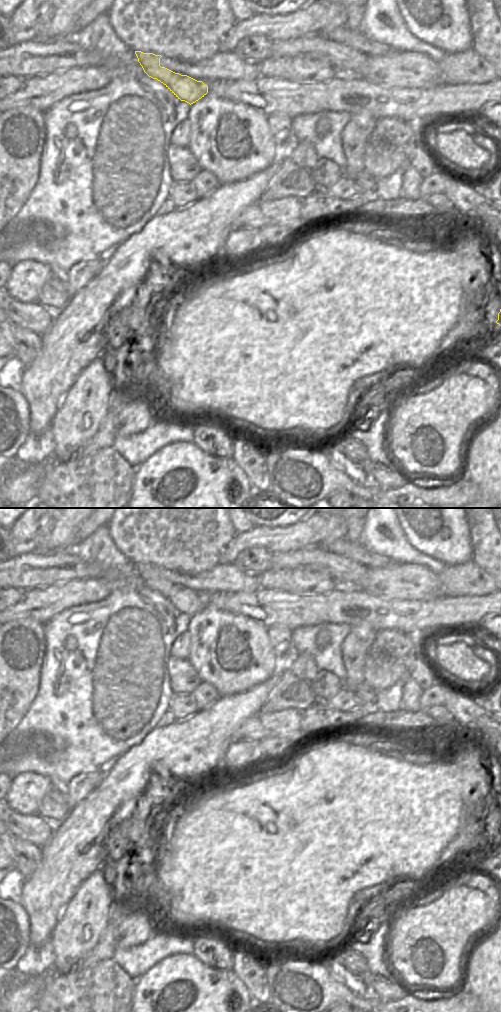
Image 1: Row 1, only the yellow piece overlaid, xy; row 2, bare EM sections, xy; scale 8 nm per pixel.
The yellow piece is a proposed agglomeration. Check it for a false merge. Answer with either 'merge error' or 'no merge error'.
no merge error

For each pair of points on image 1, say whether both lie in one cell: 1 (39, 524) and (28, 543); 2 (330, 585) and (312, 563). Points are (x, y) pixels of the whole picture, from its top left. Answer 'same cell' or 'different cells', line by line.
1: same cell
2: different cells

